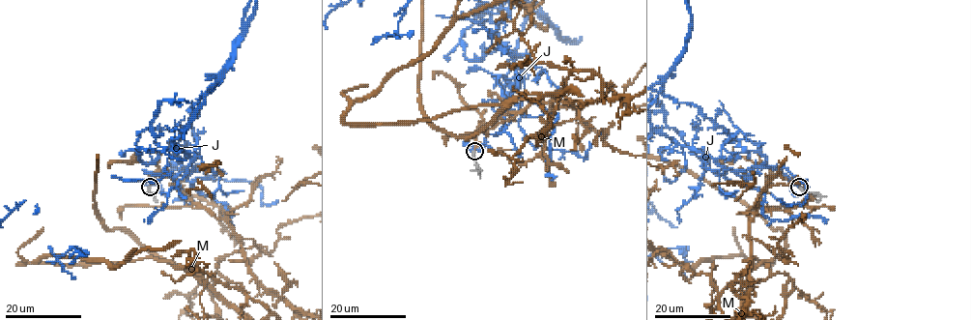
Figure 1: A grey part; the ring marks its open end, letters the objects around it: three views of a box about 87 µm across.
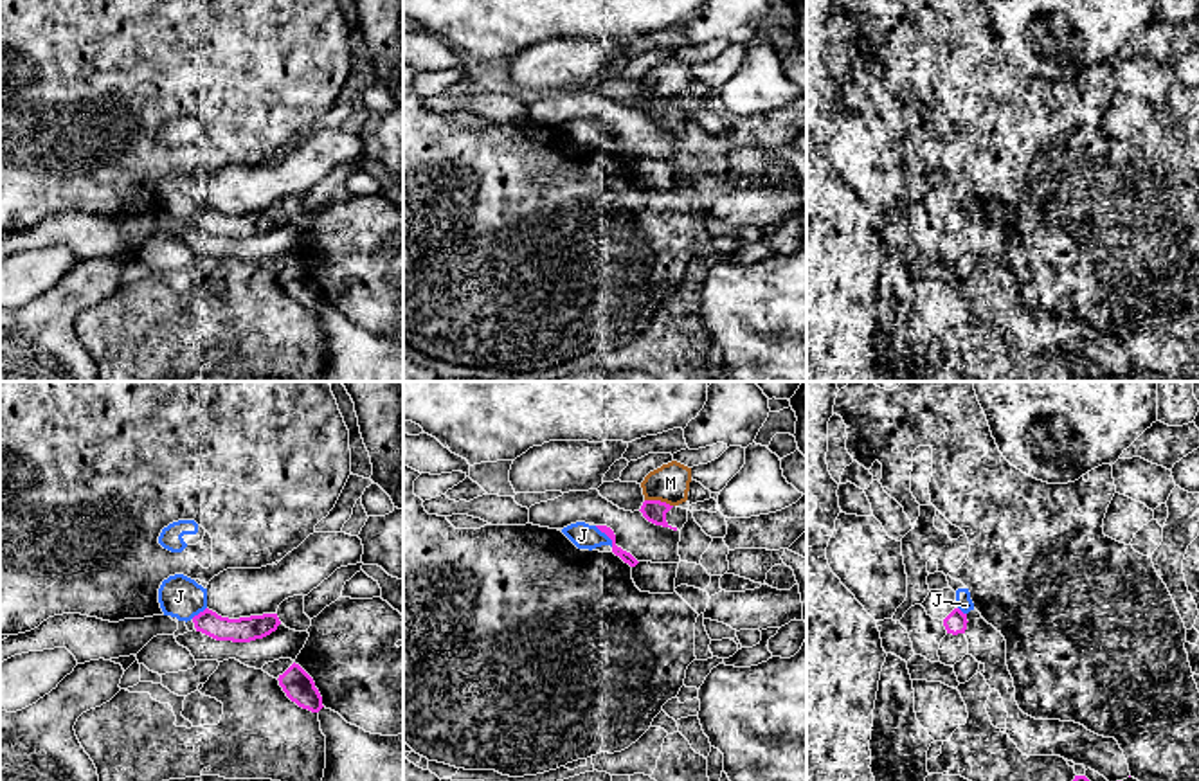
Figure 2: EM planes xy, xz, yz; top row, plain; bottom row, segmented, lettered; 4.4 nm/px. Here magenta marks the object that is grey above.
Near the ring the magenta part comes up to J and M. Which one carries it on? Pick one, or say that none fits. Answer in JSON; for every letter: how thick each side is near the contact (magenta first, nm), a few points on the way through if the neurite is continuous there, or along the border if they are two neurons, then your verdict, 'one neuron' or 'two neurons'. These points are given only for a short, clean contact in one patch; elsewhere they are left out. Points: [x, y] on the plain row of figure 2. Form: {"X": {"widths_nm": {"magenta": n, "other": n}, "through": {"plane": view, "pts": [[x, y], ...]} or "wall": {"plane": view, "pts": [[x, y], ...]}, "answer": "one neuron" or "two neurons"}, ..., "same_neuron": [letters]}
{"J": {"widths_nm": {"magenta": 50, "other": 110}, "answer": "two neurons"}, "M": {"widths_nm": {"magenta": 100, "other": 170}, "through": {"plane": "xz", "pts": [[654, 108], [659, 98], [661, 89], [670, 80]]}, "answer": "one neuron"}, "same_neuron": ["M"]}

